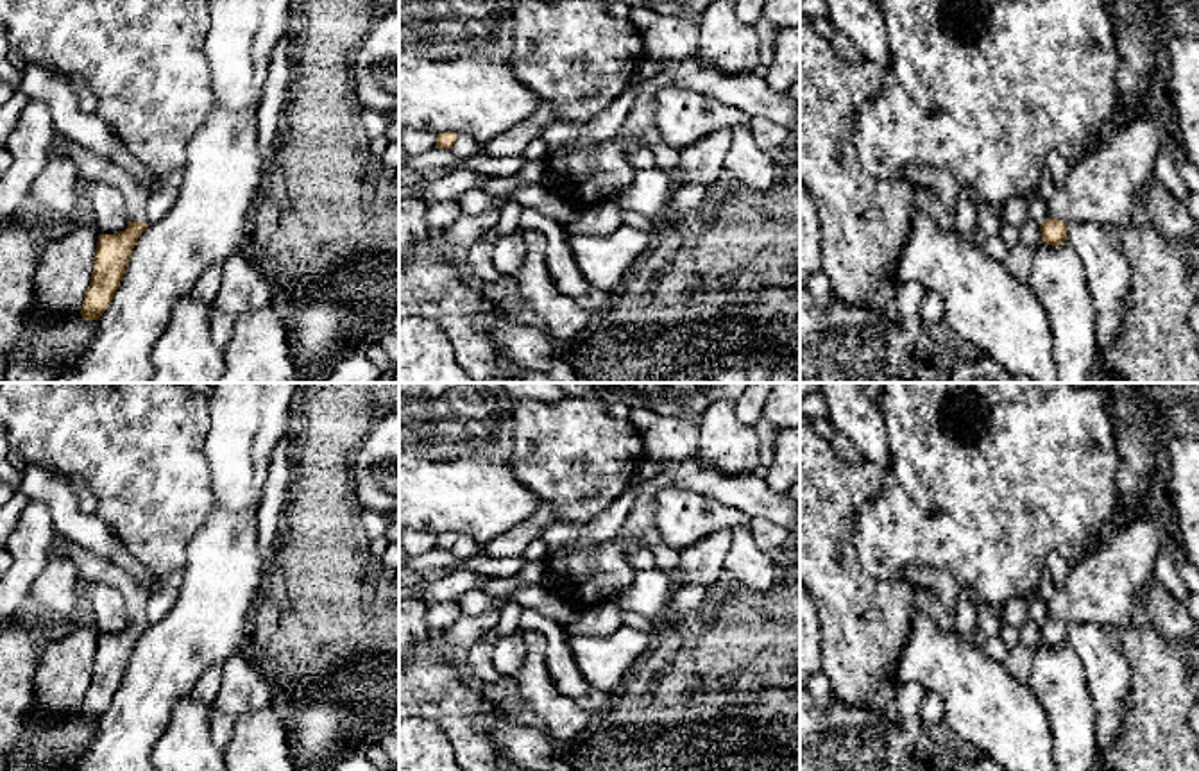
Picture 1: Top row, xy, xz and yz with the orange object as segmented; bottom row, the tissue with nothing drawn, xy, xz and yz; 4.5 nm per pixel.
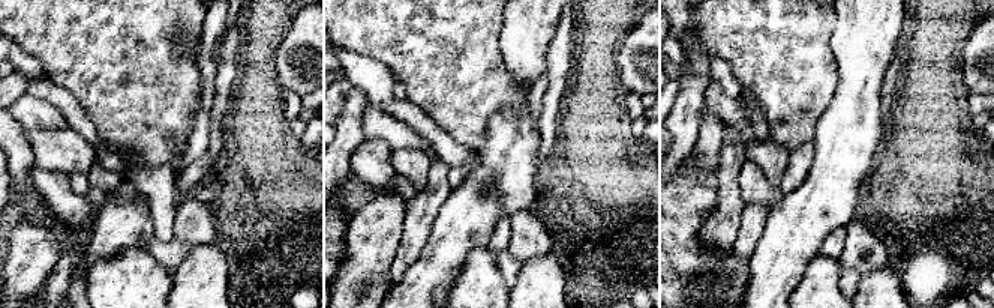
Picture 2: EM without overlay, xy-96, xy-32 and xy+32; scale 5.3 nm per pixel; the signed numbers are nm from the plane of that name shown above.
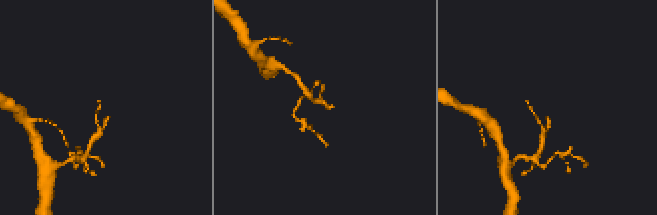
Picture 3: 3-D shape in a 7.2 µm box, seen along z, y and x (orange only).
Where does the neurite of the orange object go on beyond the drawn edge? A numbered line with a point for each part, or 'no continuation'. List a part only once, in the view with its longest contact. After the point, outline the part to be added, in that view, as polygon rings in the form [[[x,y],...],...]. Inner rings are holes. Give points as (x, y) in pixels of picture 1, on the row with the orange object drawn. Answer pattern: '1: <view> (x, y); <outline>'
1: yz (1105, 186); [[[1147,113],[1106,125],[1102,143],[1070,166],[1054,188],[1047,218],[1124,229],[1142,202],[1142,191],[1154,179],[1160,150],[1160,125]]]

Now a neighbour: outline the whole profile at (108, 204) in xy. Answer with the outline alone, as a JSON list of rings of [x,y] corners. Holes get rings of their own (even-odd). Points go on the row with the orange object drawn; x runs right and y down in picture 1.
[[[95,177],[88,179],[86,190],[98,233],[115,234],[125,231],[129,225],[129,218],[120,190]]]

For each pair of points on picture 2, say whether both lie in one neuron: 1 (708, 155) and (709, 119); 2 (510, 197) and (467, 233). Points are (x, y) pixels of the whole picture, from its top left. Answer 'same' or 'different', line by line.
1: same
2: same

